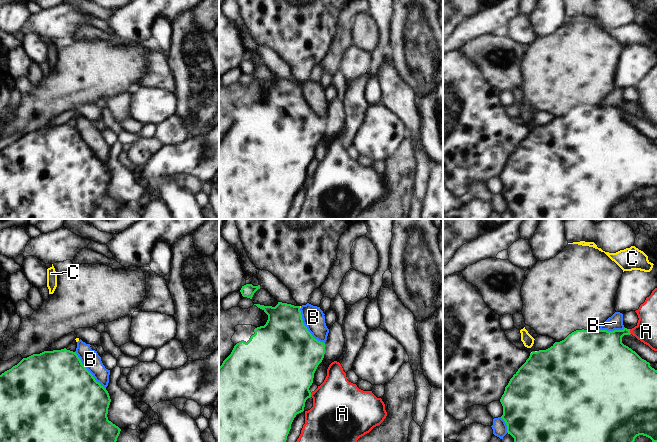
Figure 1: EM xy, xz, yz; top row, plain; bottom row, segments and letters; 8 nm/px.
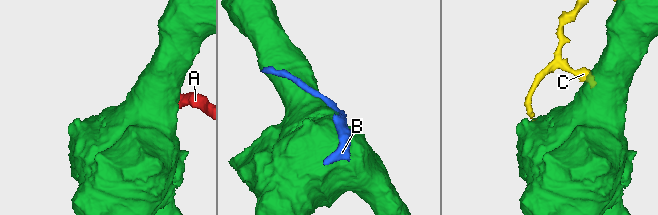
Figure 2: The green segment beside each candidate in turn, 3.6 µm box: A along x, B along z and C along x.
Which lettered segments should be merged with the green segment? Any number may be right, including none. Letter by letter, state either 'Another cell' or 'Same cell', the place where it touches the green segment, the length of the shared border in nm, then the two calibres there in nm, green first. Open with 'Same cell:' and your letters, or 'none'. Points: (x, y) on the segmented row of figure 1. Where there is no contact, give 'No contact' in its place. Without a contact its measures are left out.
Same cell: none
A: Another cell. Touches green at yz (629, 331). Shared border 40 nm. Thickness 300 nm (green) against 180 nm
B: Another cell. Touches green at xz (306, 328). Shared border 360 nm. Thickness 500 nm (green) against 180 nm
C: Another cell. Touches green at yz (537, 351). Shared border 30 nm. Thickness 480 nm (green) against 20 nm.

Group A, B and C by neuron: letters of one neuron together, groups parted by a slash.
A / B C

